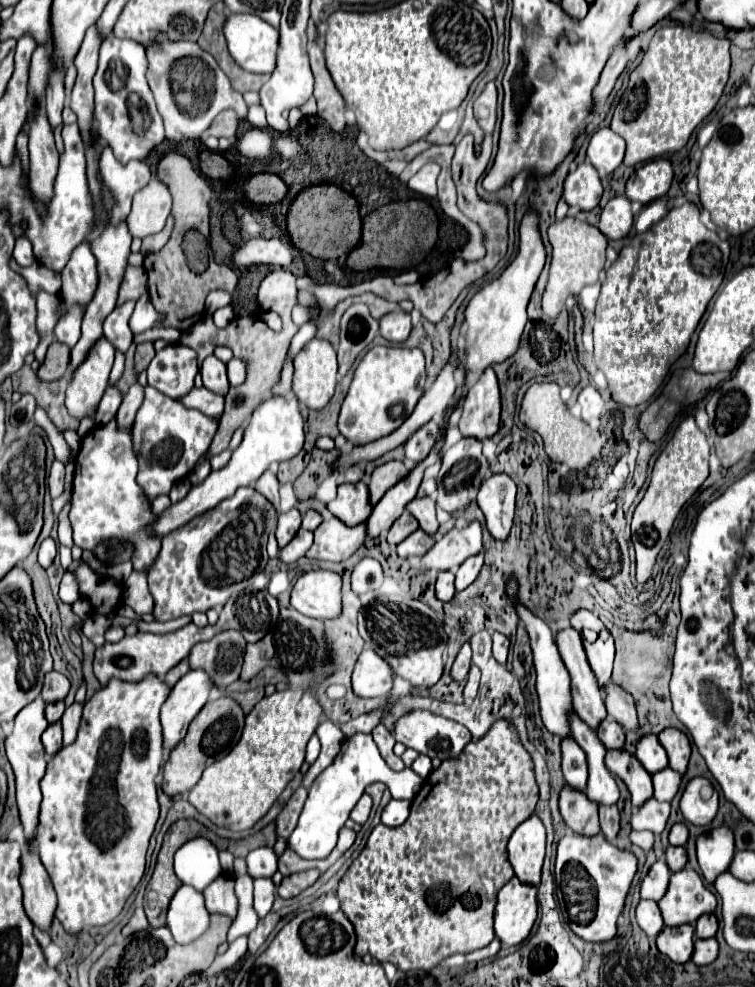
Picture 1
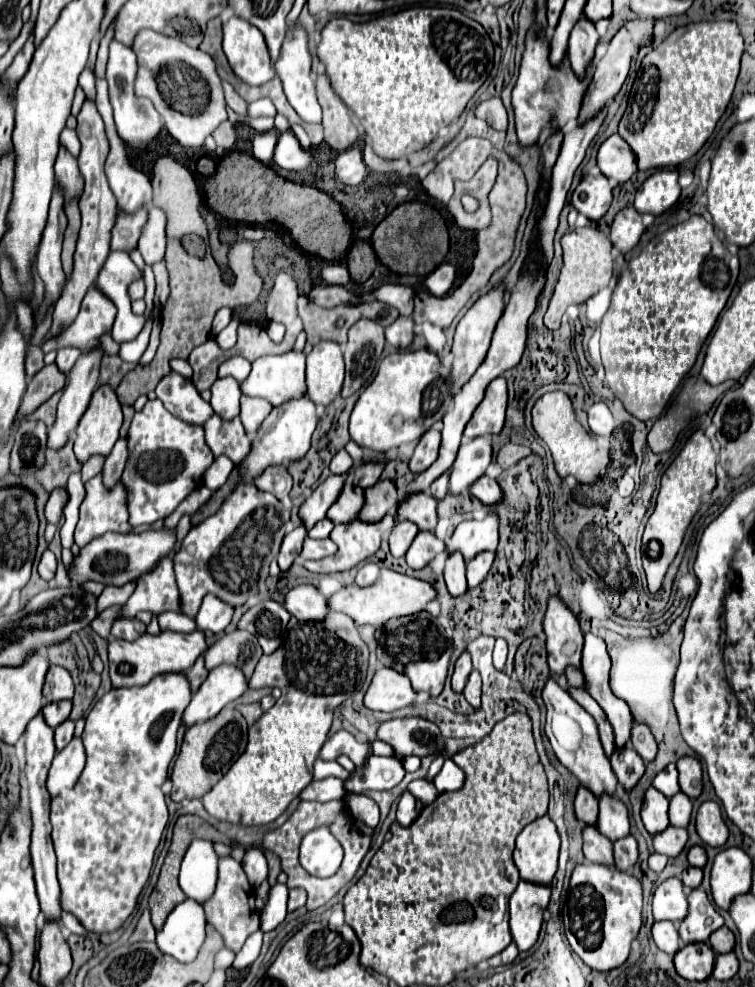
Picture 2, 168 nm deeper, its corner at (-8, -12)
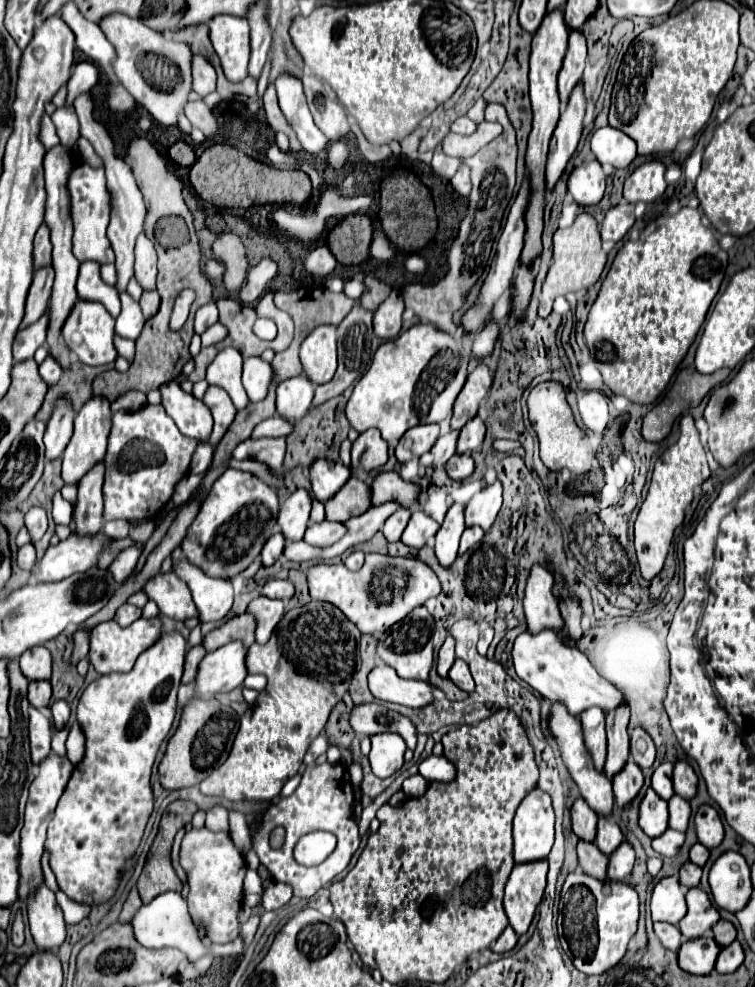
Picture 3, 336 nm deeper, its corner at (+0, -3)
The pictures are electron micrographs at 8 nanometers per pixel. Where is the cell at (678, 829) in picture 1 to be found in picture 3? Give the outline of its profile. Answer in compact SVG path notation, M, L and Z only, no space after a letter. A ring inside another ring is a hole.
M696 843L696 845L690 849L690 861L696 863L696 865L700 865L700 867L706 865L708 857L710 857L710 851L708 851L704 845L700 845L700 843Z

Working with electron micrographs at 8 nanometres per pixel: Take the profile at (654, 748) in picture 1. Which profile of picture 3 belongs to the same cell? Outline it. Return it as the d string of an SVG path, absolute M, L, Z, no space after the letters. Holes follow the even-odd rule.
M662 763L654 775L652 775L652 789L662 797L662 799L670 799L674 795L674 789L672 789L672 769L674 765L672 763Z

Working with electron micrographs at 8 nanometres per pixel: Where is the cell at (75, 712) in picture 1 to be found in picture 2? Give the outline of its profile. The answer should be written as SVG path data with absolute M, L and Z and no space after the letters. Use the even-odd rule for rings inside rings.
M74 738L62 752L56 752L50 774L48 774L48 792L50 796L60 794L66 788L72 788L82 774L86 764L86 750L82 738Z

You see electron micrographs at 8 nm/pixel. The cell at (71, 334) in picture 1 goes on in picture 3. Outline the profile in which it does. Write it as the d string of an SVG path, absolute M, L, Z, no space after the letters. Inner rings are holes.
M48 355L46 361L40 365L40 377L46 381L46 385L56 385L60 375L62 375L62 367Z

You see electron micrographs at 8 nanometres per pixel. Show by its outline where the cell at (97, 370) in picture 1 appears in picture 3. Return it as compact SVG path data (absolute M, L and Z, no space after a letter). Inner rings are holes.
M92 397L74 419L74 435L62 453L62 479L66 485L78 485L80 479L104 459L108 445L108 431L112 425L112 411L108 399Z

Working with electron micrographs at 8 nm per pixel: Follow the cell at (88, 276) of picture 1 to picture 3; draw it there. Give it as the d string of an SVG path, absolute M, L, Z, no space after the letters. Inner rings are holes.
M78 301L72 309L72 315L64 323L64 343L68 343L68 349L76 353L76 357L86 365L110 365L116 361L118 351L114 347L114 319L104 311L104 305L100 303L88 303Z

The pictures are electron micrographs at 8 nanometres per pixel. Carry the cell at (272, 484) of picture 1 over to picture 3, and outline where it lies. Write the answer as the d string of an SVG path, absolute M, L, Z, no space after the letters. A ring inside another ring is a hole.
M248 437L234 447L232 457L256 459L270 465L274 471L278 471L282 467L284 453L286 453L286 437L260 437L260 439Z

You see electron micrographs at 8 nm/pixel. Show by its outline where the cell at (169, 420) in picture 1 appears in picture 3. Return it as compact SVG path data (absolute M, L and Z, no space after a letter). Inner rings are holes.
M146 405L134 413L114 413L108 435L108 457L104 459L104 467L108 465L104 479L104 519L154 519L170 501L176 483L186 477L194 449L196 441L180 435L162 405Z

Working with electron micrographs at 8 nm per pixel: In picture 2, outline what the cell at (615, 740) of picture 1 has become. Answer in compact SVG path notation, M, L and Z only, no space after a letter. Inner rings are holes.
M630 746L616 748L614 754L610 756L610 762L612 762L612 770L614 770L618 782L626 790L630 790L632 786L636 786L636 782L644 774L644 762L642 762L642 758Z

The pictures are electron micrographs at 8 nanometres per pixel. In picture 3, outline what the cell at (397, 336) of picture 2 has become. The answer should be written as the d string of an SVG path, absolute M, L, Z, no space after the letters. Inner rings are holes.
M394 289L386 297L386 301L382 301L380 307L374 311L374 333L380 339L394 339L402 327L402 311L404 301L400 293Z

